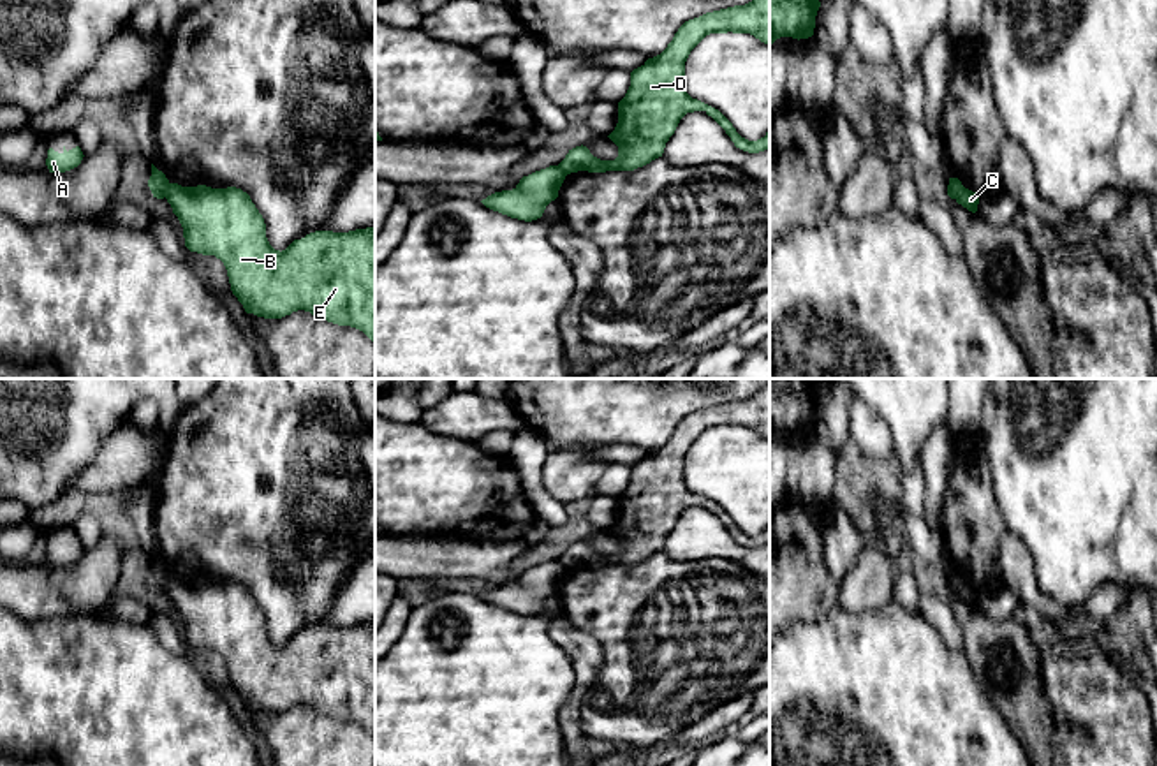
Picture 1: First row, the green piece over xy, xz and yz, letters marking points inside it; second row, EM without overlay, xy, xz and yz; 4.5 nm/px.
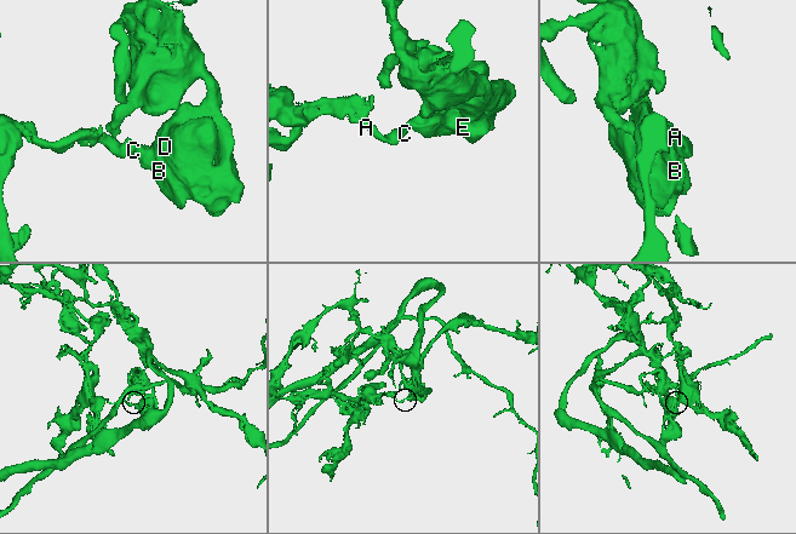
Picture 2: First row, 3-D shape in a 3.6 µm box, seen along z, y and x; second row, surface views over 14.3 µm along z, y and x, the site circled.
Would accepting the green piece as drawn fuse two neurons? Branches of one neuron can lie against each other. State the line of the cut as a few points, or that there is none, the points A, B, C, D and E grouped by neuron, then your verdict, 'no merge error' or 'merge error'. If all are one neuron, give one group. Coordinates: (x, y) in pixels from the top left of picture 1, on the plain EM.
cut in xy along (169, 578), (164, 590); A C / B D E; merge error

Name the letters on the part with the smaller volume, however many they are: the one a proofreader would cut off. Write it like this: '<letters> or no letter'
A, C

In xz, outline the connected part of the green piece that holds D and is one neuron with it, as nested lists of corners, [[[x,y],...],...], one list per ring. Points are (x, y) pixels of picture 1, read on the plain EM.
[[[770,384],[745,400],[734,400],[685,416],[667,442],[630,467],[630,481],[618,497],[618,518],[608,530],[618,541],[615,555],[601,555],[586,541],[569,544],[558,558],[565,569],[588,565],[634,565],[662,551],[666,537],[687,507],[704,505],[736,542],[759,548],[770,542],[770,527],[757,535],[741,532],[715,502],[685,484],[685,456],[710,428],[750,428],[770,438]]]

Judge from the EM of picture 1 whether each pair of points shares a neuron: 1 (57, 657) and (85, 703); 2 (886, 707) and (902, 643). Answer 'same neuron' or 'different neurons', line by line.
1: same neuron
2: same neuron

